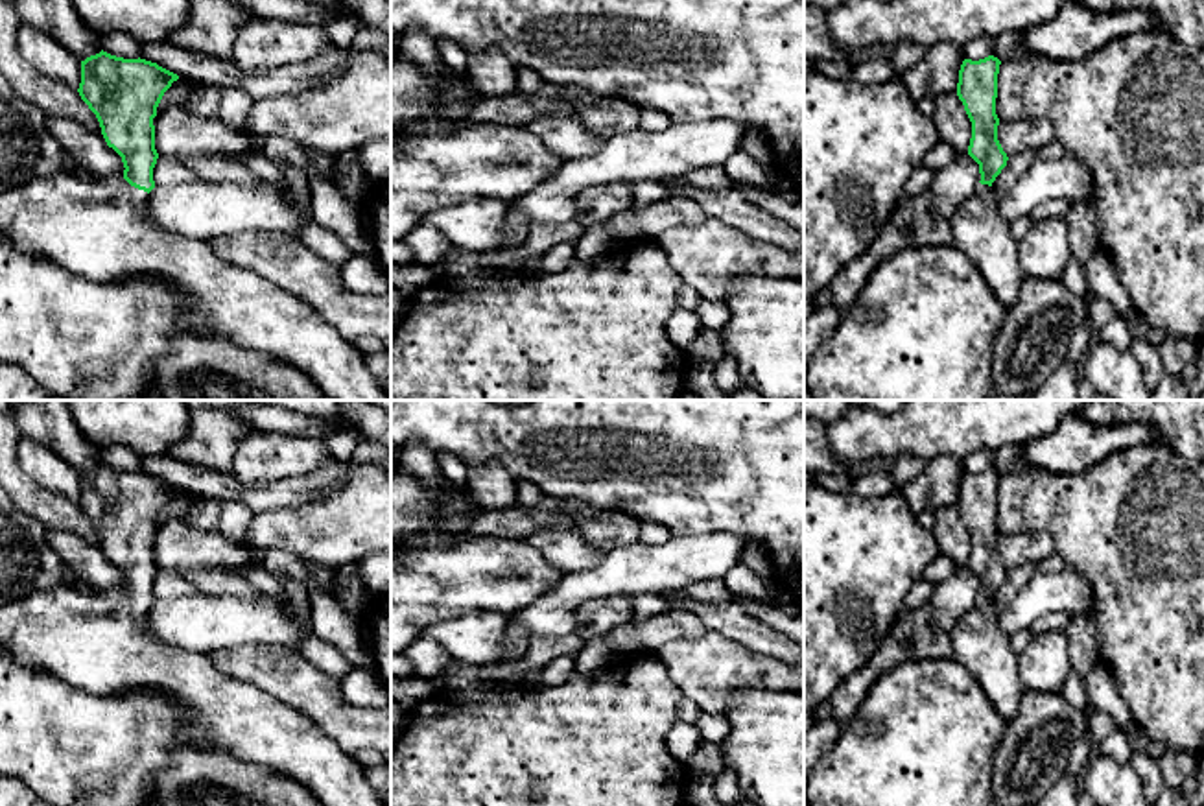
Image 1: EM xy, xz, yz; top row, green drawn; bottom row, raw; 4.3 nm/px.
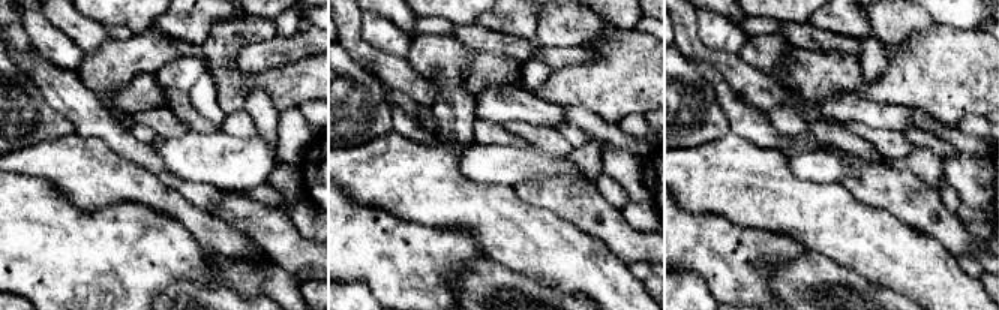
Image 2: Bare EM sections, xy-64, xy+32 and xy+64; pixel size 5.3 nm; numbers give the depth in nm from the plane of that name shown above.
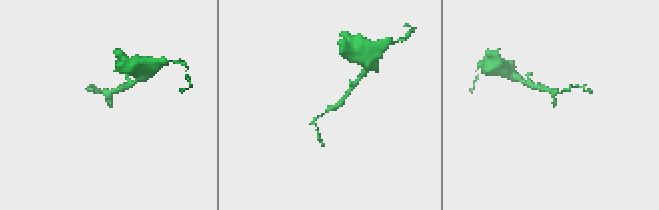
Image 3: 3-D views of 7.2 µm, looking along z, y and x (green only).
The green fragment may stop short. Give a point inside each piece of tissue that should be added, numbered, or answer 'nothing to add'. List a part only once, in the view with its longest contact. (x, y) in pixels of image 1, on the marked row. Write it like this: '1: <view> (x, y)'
1: xy (98, 229)

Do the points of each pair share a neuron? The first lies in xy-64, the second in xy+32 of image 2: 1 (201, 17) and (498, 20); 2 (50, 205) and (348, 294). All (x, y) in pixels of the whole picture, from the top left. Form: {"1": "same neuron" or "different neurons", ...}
{"1": "same neuron", "2": "different neurons"}

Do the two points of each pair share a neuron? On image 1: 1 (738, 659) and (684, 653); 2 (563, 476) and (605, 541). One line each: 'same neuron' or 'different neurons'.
1: same neuron
2: different neurons

